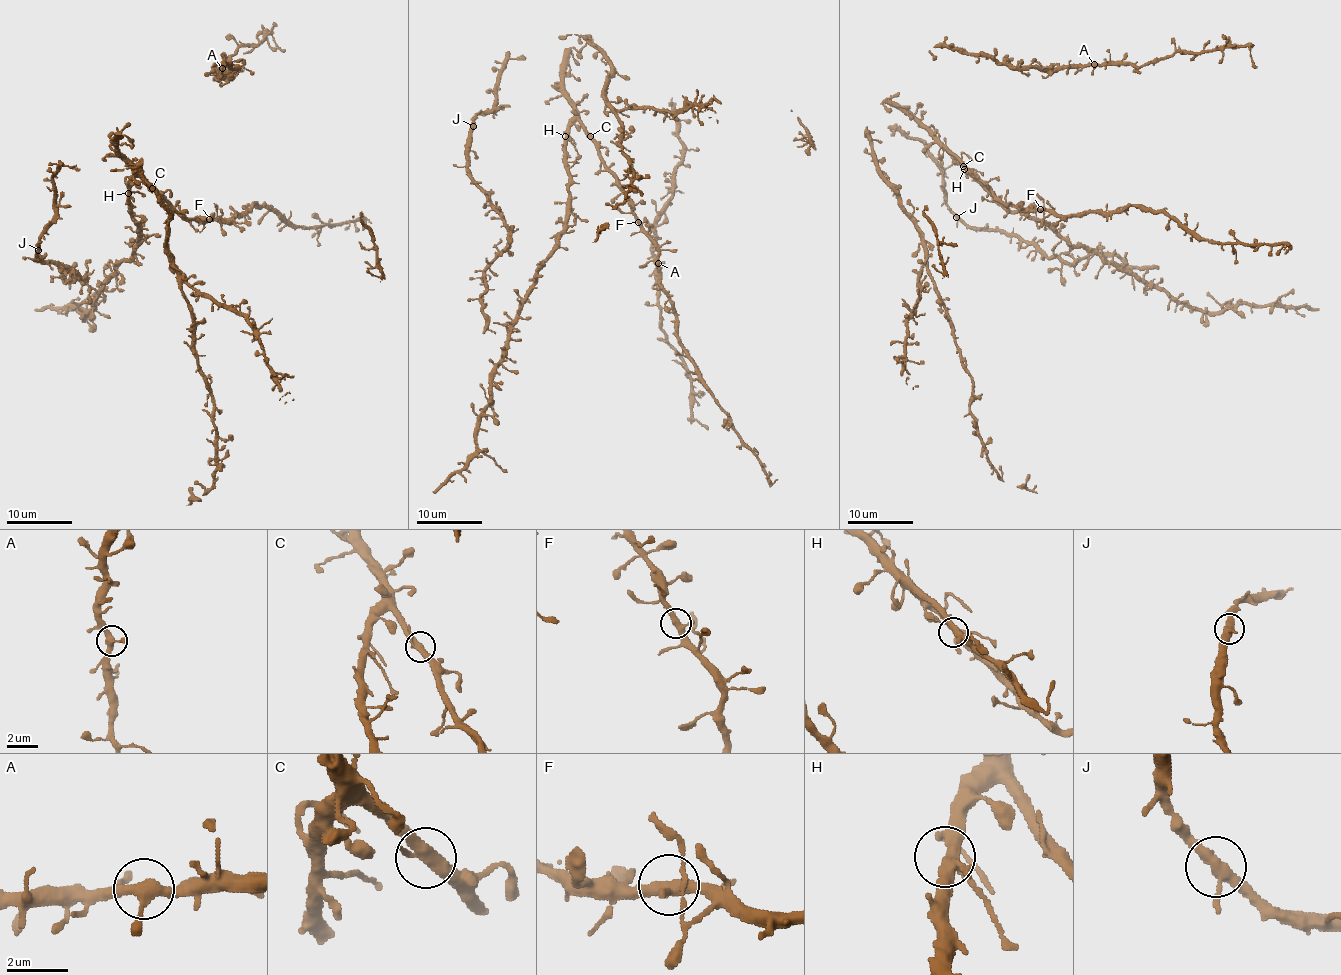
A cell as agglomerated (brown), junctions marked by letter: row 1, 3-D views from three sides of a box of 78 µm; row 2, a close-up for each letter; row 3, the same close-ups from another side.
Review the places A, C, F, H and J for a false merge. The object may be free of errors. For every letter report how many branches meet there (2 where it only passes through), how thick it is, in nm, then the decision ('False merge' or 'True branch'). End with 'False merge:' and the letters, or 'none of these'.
A: Branches: 3. Thickness 320 nm. True branch
C: Branches: 3. Thickness 340 nm. True branch
F: Branches: 3. Thickness 320 nm. True branch
H: Branches: 4. Thickness 340 nm. True branch
J: Branches: 3. Thickness 360 nm. True branch
False merge: none of these

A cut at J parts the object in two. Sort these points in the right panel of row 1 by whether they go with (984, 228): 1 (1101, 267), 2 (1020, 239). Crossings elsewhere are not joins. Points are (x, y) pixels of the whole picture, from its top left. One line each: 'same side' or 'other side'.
1: other side
2: same side

